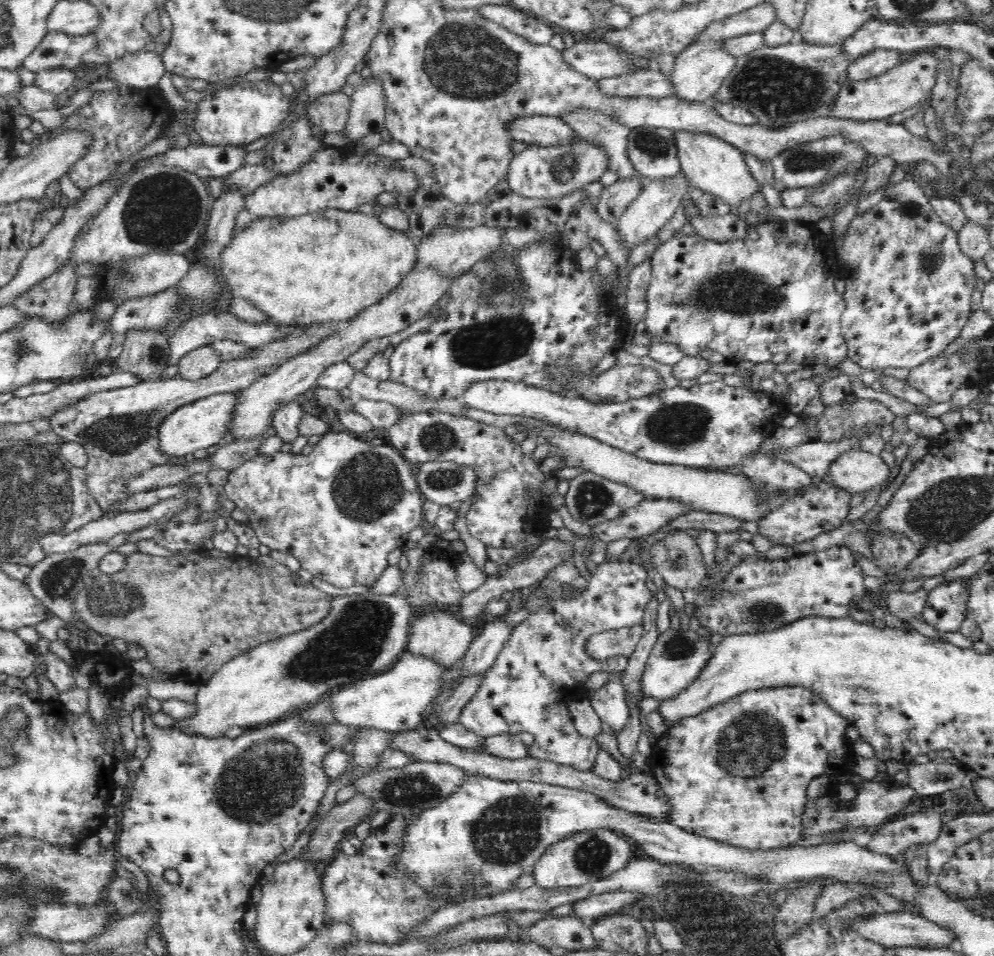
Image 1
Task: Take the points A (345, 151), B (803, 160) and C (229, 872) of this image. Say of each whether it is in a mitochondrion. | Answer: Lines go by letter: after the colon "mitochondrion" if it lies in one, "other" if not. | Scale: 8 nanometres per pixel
A: other
B: mitochondrion
C: other

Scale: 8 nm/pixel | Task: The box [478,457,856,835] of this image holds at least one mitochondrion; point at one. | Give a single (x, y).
(757, 742)

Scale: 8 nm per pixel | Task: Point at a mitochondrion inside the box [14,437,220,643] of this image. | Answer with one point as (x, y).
(108, 599)

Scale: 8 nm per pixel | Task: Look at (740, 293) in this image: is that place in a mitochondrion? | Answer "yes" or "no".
yes

